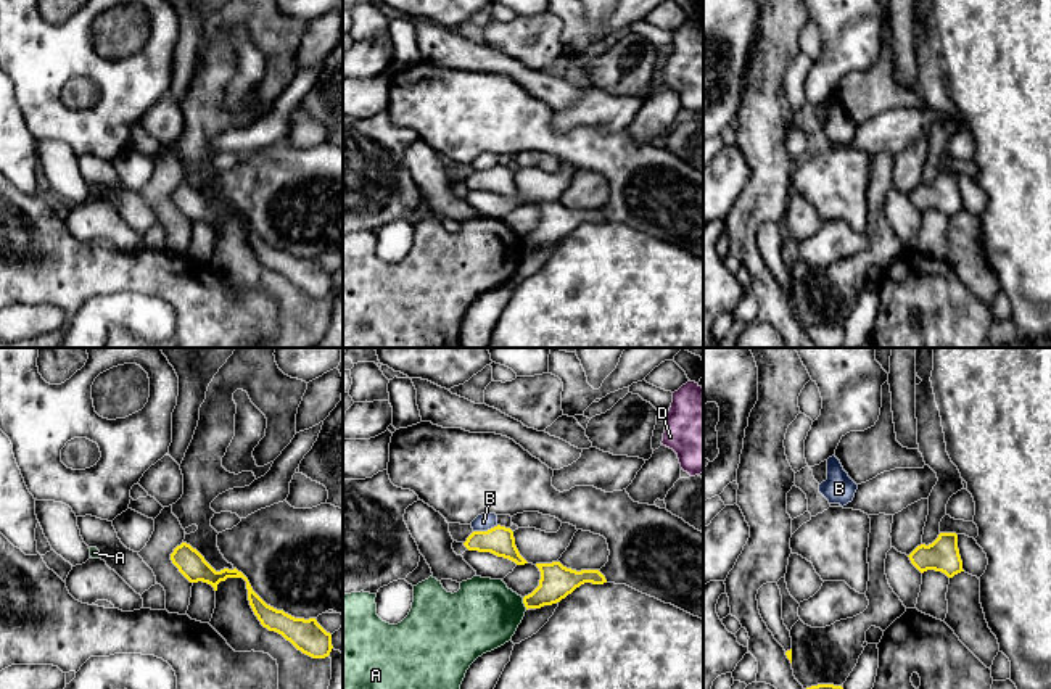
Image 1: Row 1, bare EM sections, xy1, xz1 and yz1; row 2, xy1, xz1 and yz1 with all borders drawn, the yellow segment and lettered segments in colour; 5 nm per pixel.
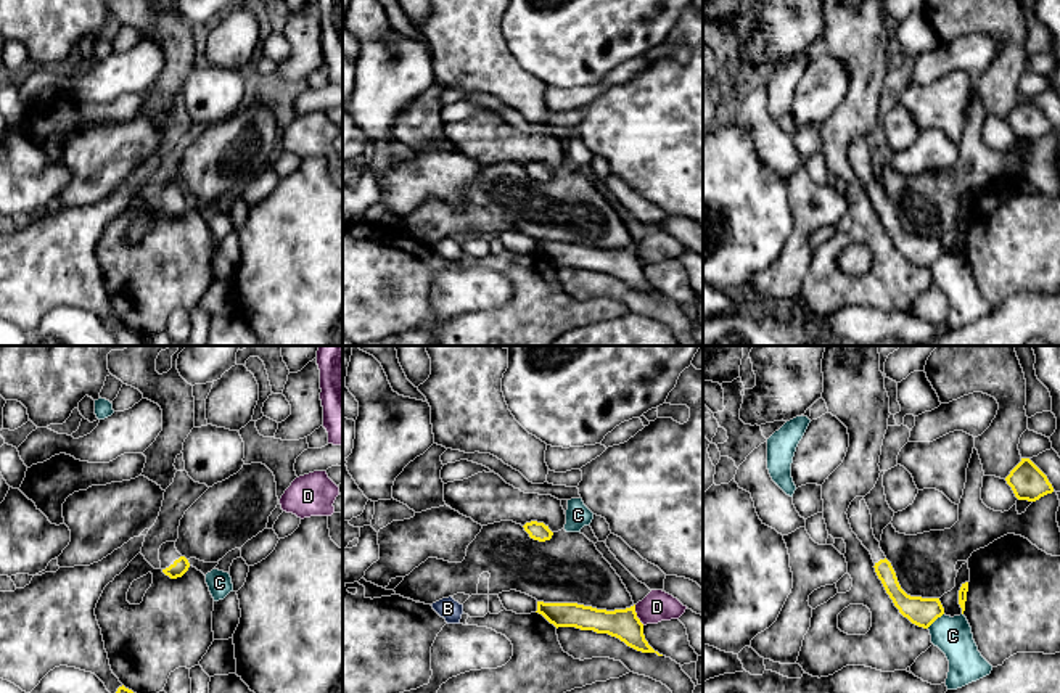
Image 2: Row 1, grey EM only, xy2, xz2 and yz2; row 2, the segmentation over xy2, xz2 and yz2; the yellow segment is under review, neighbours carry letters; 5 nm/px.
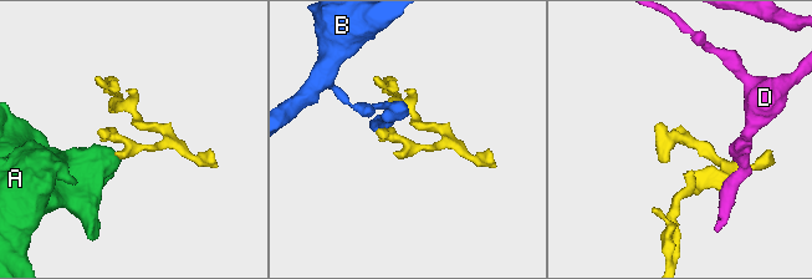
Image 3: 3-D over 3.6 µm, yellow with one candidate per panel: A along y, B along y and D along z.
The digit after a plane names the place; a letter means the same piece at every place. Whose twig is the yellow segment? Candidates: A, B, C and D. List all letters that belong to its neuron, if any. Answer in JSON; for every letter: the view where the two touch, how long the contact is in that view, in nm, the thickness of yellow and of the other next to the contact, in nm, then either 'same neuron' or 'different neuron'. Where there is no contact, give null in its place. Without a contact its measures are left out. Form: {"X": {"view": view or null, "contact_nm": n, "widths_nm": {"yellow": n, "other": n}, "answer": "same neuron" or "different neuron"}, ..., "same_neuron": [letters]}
{"A": {"view": "xz1", "contact_nm": 70, "widths_nm": {"yellow": 170, "other": 360}, "answer": "different neuron"}, "B": {"view": "xz1", "contact_nm": 130, "widths_nm": {"yellow": 140, "other": 90}, "answer": "different neuron"}, "C": {"view": "yz2", "contact_nm": 120, "widths_nm": {"yellow": 140, "other": 190}, "answer": "different neuron"}, "D": {"view": "xz2", "contact_nm": 120, "widths_nm": {"yellow": 150, "other": 150}, "answer": "different neuron"}, "same_neuron": []}

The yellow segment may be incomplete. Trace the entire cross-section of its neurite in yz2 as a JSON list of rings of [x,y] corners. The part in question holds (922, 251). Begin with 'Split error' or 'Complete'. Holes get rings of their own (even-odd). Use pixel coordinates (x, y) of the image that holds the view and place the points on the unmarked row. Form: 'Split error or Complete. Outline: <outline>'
Split error. Outline: [[[856,137],[851,141],[846,154],[853,172],[870,191],[875,203],[875,212],[881,220],[886,233],[893,240],[894,246],[912,264],[928,269],[938,257],[944,254],[944,248],[939,238],[910,236],[901,228],[891,203],[886,199],[885,193],[880,188],[880,182],[873,175],[872,154],[864,137]]]

